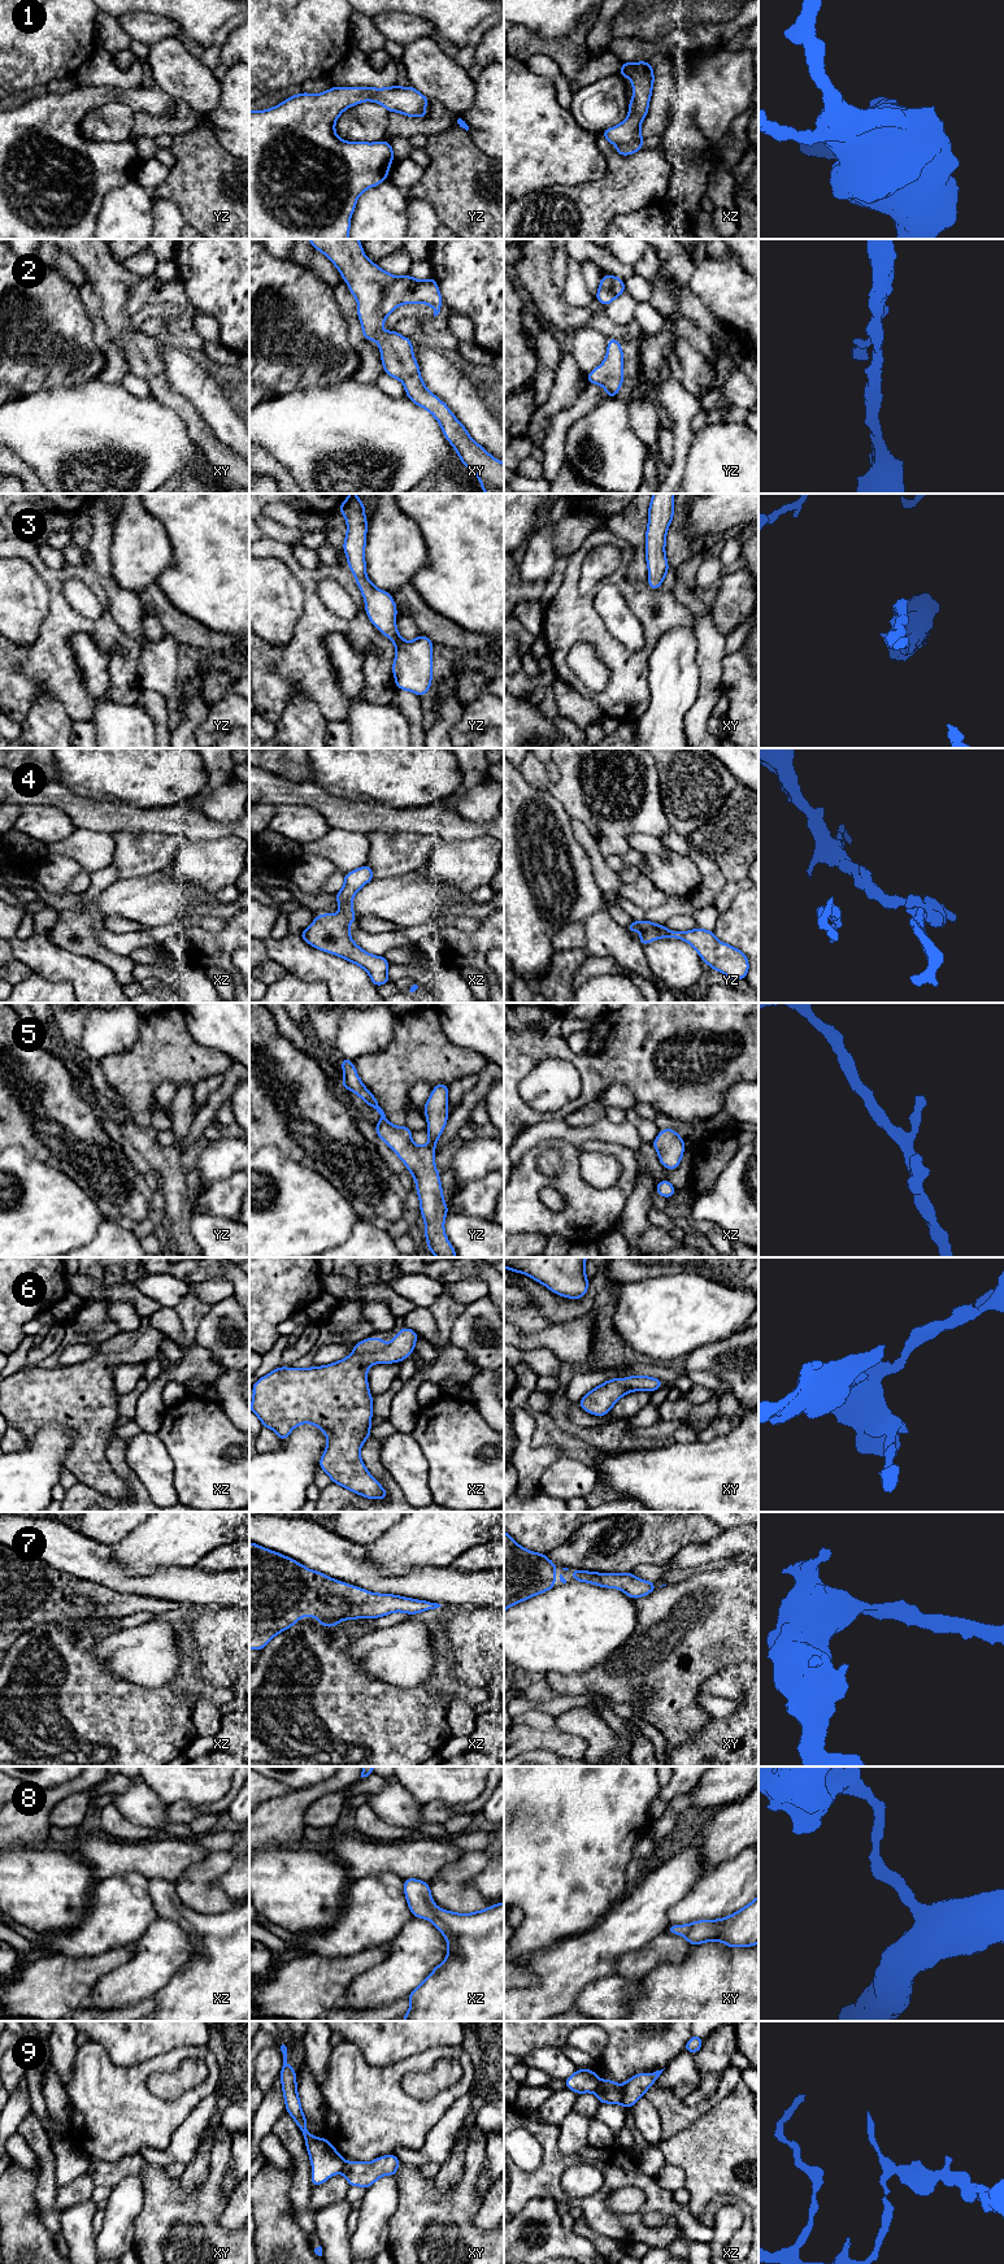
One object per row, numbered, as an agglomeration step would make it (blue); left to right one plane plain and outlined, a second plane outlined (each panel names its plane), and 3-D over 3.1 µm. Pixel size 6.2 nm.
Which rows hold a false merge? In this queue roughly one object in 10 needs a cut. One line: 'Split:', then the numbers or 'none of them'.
Split: 9

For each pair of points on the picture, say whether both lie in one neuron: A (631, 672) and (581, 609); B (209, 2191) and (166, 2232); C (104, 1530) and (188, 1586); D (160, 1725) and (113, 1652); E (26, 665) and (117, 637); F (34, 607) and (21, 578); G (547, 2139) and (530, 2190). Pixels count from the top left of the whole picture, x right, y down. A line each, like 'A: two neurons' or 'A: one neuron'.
A: one neuron
B: one neuron
C: two neurons
D: two neurons
E: one neuron
F: one neuron
G: one neuron

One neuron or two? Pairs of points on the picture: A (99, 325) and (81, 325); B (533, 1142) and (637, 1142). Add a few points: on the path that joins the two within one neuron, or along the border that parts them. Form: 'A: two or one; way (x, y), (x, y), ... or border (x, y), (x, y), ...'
A: two; border (81, 296), (91, 322), (92, 340), (104, 352)
B: one; way (559, 1133), (611, 1133)

